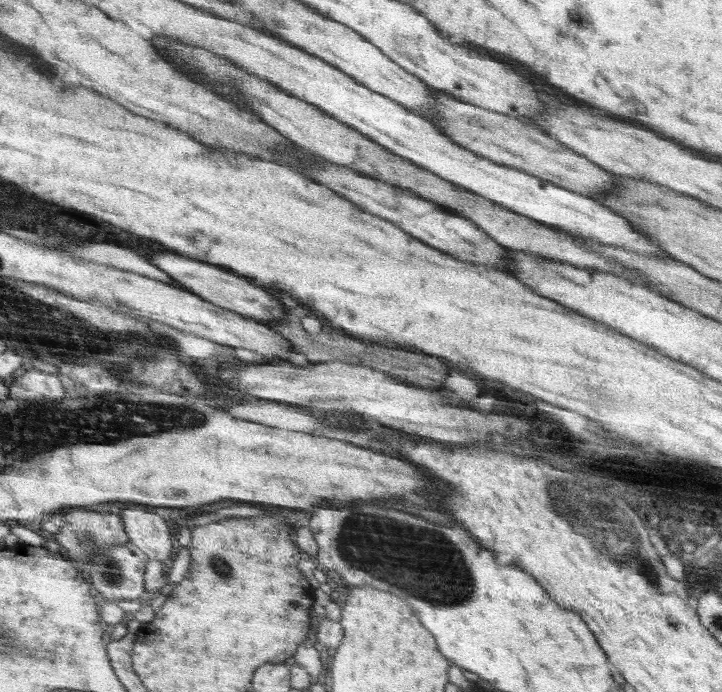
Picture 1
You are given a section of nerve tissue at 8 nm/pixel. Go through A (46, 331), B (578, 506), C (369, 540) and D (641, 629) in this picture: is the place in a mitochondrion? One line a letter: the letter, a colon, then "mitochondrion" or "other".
A: mitochondrion
B: mitochondrion
C: mitochondrion
D: other

